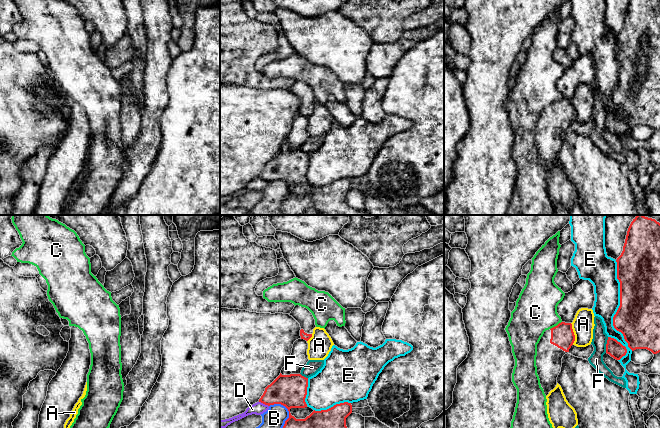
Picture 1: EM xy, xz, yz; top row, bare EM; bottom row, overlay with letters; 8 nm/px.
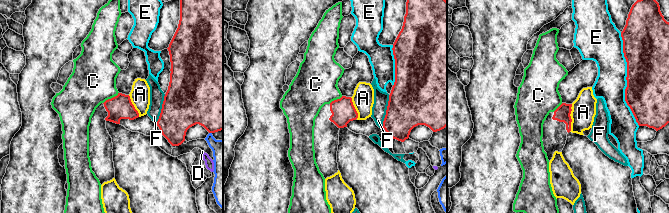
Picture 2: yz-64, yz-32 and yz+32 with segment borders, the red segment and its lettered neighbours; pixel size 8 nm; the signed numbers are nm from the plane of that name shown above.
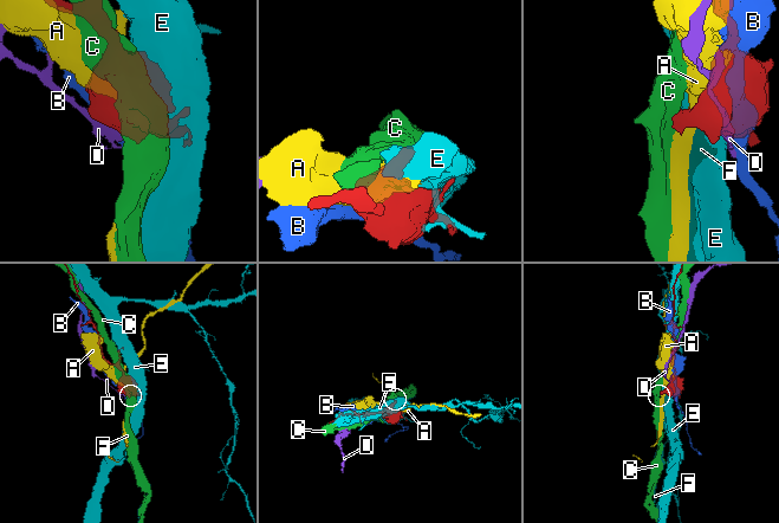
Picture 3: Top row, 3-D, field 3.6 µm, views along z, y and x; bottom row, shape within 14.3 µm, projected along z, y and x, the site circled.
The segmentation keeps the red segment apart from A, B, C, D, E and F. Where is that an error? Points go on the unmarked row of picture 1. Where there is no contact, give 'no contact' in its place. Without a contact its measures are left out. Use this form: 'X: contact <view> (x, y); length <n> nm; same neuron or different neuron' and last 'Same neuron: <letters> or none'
A: contact yz (573, 110); length 180 nm; different neuron
B: contact xz (289, 191); length 300 nm; different neuron
C: contact yz (555, 102); length 120 nm; different neuron
D: contact xz (264, 179); length 90 nm; different neuron
E: contact yz (617, 87); length 800 nm; different neuron
F: contact yz (606, 121); length 130 nm; different neuron
Same neuron: none

